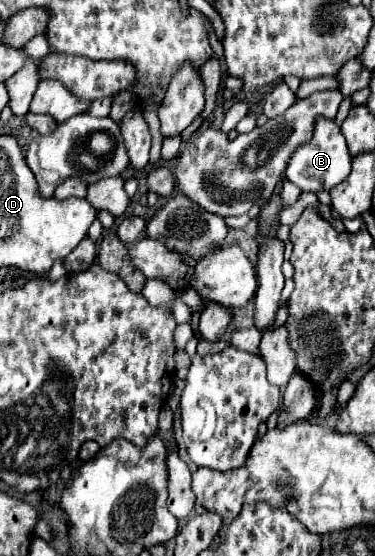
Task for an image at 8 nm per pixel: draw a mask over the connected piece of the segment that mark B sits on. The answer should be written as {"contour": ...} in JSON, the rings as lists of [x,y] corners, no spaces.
{"contour":[[[318,118],[314,138],[306,146],[298,148],[298,154],[294,154],[294,158],[286,170],[286,178],[290,182],[294,182],[302,192],[330,190],[338,182],[342,182],[346,178],[346,174],[350,174],[350,162],[352,162],[352,156],[348,152],[340,126],[336,126],[334,120]]]}

